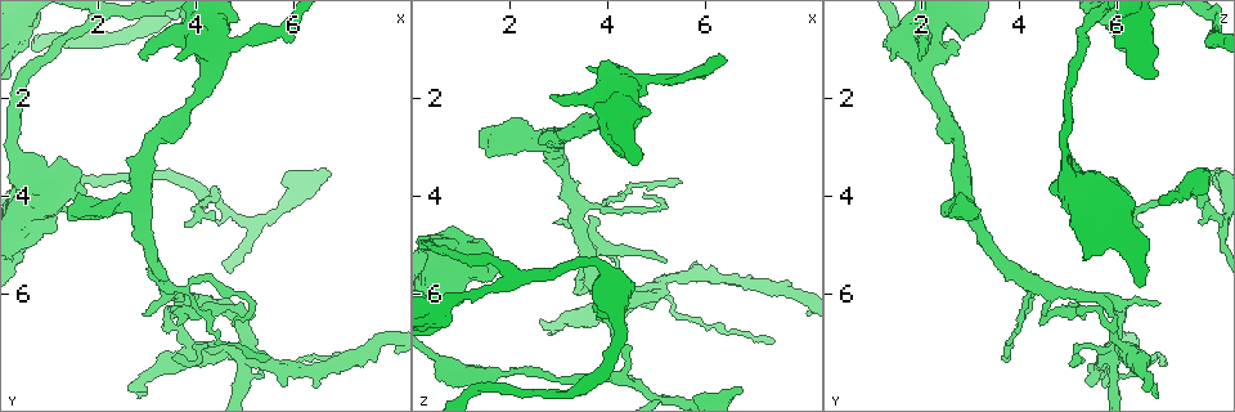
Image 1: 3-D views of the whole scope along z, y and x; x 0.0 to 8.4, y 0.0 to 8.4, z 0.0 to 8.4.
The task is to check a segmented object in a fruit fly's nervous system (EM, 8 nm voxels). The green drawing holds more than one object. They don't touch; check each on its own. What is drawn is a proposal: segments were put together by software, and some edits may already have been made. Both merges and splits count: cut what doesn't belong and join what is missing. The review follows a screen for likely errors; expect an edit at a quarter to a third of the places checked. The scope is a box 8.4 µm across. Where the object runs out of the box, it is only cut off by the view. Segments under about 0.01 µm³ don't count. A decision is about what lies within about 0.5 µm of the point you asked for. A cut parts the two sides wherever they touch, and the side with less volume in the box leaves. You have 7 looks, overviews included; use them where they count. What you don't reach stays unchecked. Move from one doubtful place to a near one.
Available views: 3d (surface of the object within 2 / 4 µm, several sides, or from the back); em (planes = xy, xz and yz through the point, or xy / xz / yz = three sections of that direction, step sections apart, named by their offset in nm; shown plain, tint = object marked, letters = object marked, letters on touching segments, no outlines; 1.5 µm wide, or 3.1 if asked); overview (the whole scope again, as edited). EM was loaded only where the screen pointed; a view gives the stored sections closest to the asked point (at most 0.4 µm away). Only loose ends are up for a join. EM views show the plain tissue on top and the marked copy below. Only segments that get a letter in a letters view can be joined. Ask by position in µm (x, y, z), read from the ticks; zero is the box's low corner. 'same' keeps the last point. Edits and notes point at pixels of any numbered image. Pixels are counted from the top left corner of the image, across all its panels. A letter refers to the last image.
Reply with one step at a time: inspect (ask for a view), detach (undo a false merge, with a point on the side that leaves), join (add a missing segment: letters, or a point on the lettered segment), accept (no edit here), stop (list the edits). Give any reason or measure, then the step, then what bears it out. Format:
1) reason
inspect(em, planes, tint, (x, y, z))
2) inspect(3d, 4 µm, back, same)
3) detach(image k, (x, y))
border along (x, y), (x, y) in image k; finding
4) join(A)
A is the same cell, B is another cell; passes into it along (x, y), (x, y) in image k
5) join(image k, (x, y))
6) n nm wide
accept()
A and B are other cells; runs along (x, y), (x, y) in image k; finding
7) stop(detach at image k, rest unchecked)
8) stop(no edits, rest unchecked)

sharp bend
inspect(em, yz, step 4, tint, (4.15, 4.00, 7.75))

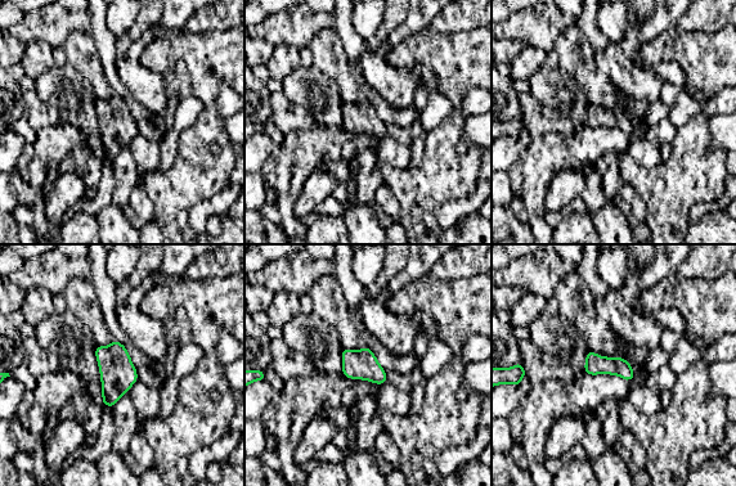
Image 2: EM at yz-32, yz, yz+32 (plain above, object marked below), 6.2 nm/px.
see the neighbours
inspect(em, yz, step 4, letters, same)

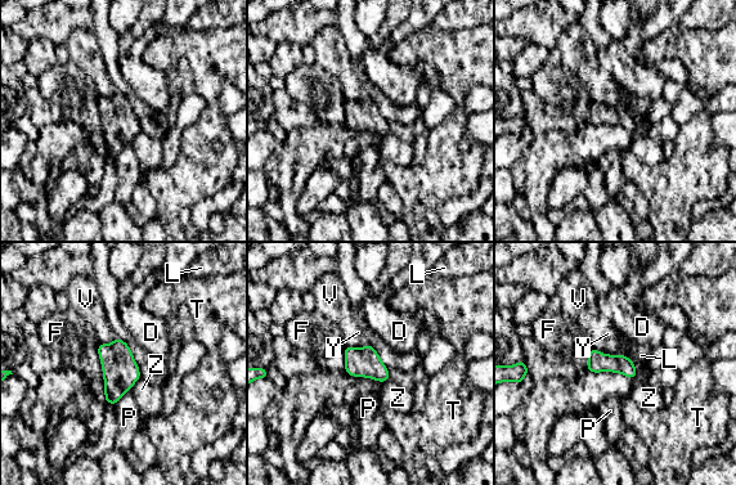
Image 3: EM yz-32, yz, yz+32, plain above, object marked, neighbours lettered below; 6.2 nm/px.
110 nm wide
accept()
D, F, L, P, T, V, Y and Z are other cells; border along (139, 377), (129, 390) in image 3; continuous, no second neuron

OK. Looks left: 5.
an open end
inspect(em, planes, tint, (6.70, 3.50, 7.95))

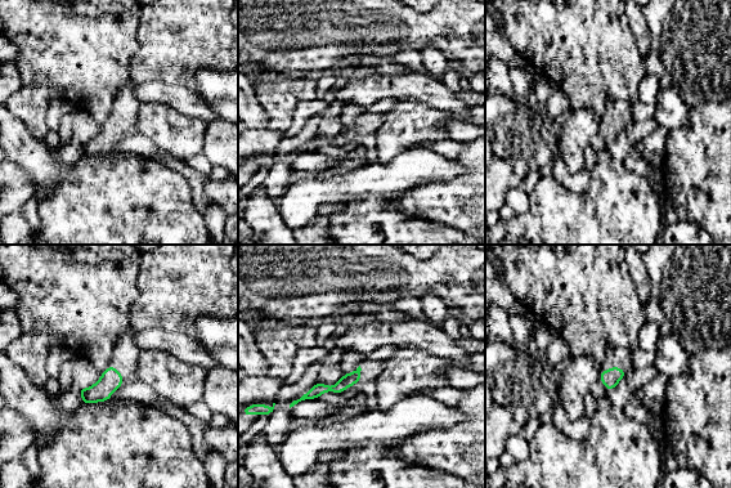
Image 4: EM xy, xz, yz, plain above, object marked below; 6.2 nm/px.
inspect(em, planes, letters, same)

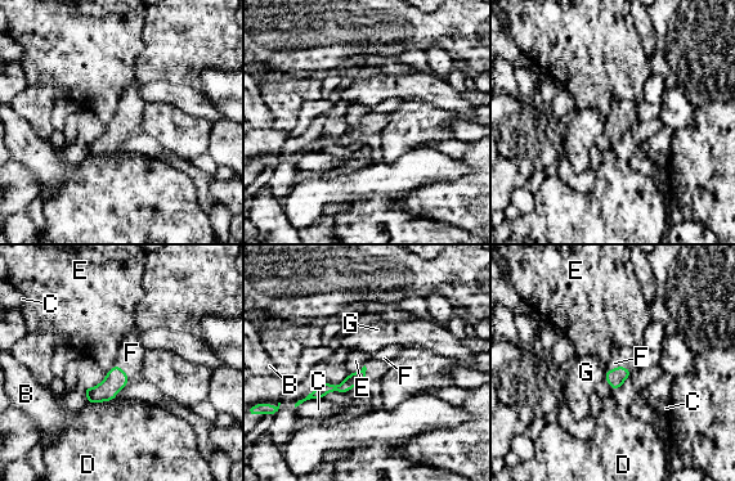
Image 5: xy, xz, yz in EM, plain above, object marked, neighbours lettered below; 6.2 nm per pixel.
join(F)
F is the same cell, B, C, D, E and G are other cells; passes into it along (115, 380), (125, 373), (131, 353) in image 5; it goes on there

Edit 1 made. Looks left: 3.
abrupt turn
inspect(3d, 2 µm, (7.95, 6.85, 6.05))

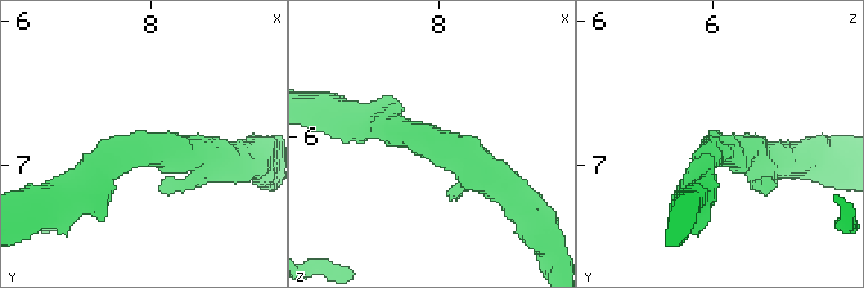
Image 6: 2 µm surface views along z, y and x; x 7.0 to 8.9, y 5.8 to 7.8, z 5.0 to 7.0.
shape alone is not enough
inspect(em, xy, step 8, tint, (7.96, 6.88, 6.02))

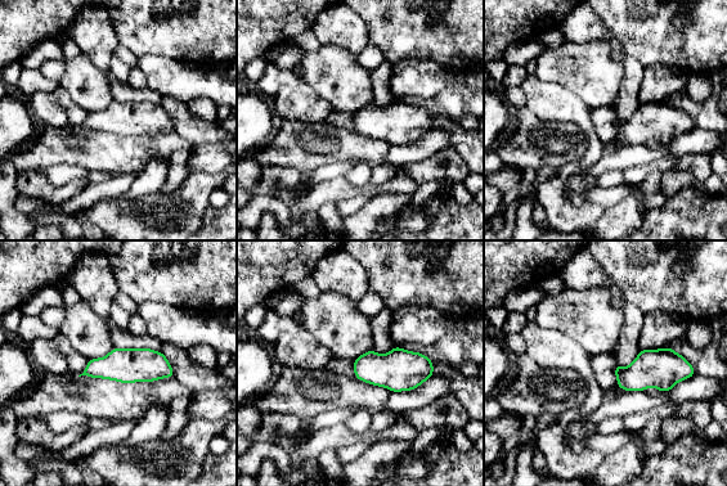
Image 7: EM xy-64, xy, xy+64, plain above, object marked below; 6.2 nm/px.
cut it another way
inspect(em, planes, letters, same)

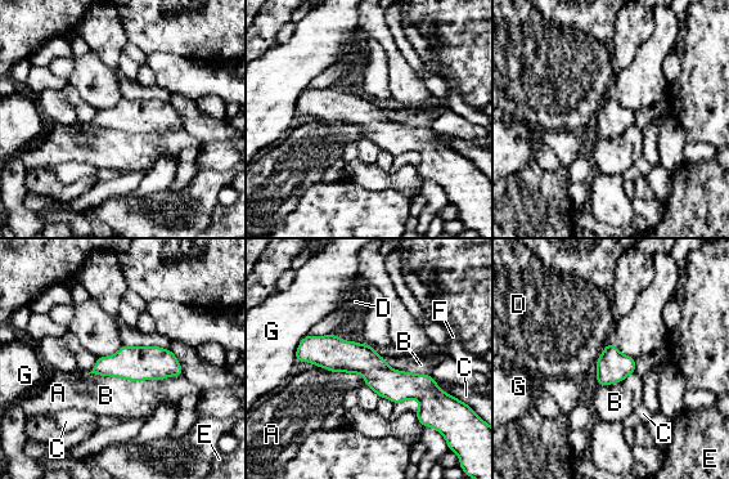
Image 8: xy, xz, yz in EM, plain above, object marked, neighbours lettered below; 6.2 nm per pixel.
200 nm wide
accept()
A, B, C, D, E, F and G are other cells; runs along (298, 354), (439, 392) in image 8; all the same neuron

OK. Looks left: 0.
stop(join at image 5, rest unchecked)

